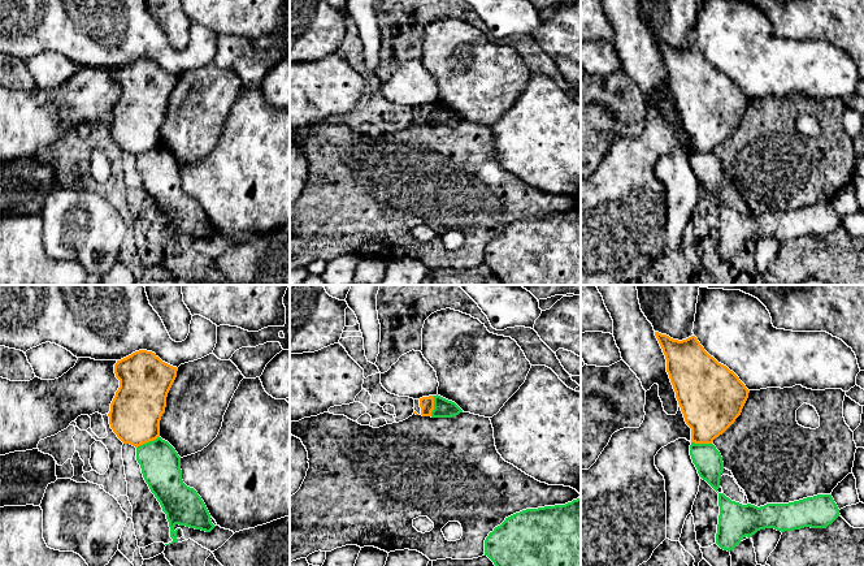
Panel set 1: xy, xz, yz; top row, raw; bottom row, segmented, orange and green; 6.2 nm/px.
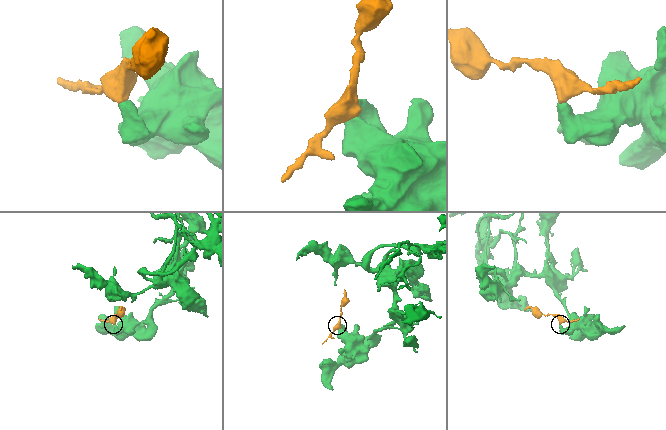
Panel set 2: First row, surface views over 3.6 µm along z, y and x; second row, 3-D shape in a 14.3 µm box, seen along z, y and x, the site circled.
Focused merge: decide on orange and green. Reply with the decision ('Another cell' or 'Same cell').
Another cell

